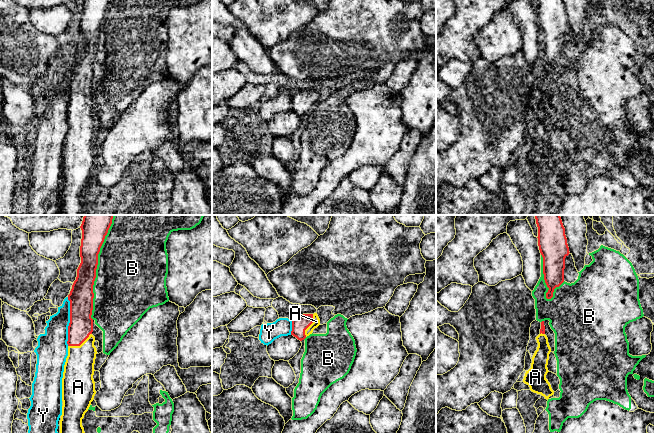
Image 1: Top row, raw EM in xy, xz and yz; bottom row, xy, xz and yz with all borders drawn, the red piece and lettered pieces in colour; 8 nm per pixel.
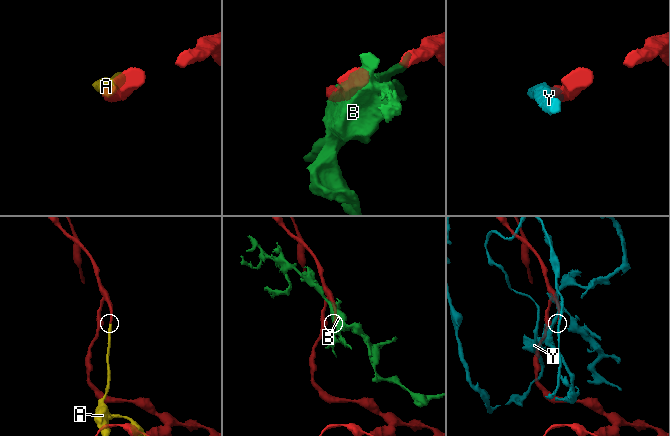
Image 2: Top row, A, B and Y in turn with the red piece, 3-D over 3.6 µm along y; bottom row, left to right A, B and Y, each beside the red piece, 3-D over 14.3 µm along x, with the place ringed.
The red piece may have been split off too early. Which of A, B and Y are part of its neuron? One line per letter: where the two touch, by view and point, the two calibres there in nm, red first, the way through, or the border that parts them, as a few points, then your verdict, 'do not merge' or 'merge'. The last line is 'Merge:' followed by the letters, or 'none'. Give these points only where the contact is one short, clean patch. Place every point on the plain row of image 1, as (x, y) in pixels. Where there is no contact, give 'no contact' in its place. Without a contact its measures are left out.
A: meets red in xy at (79, 121); 190 nm thick on the red side, 240 nm on the other; runs through xy (80, 103), (79, 121), (78, 149); merge
B: meets red in xy at (95, 48); 190 nm thick on the red side, 500 nm on the other; do not merge
Y: meets red in xy at (70, 97); 190 nm thick on the red side, 240 nm on the other; do not merge
Merge: A

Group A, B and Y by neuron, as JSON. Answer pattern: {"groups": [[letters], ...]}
{"groups": [["A"], ["B"], ["Y"]]}

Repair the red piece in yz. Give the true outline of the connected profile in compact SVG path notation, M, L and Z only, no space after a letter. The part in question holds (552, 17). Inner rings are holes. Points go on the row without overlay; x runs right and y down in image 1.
M537 0L537 3L544 56L549 64L546 74L551 75L554 65L564 58L565 34L570 28L563 0Z

